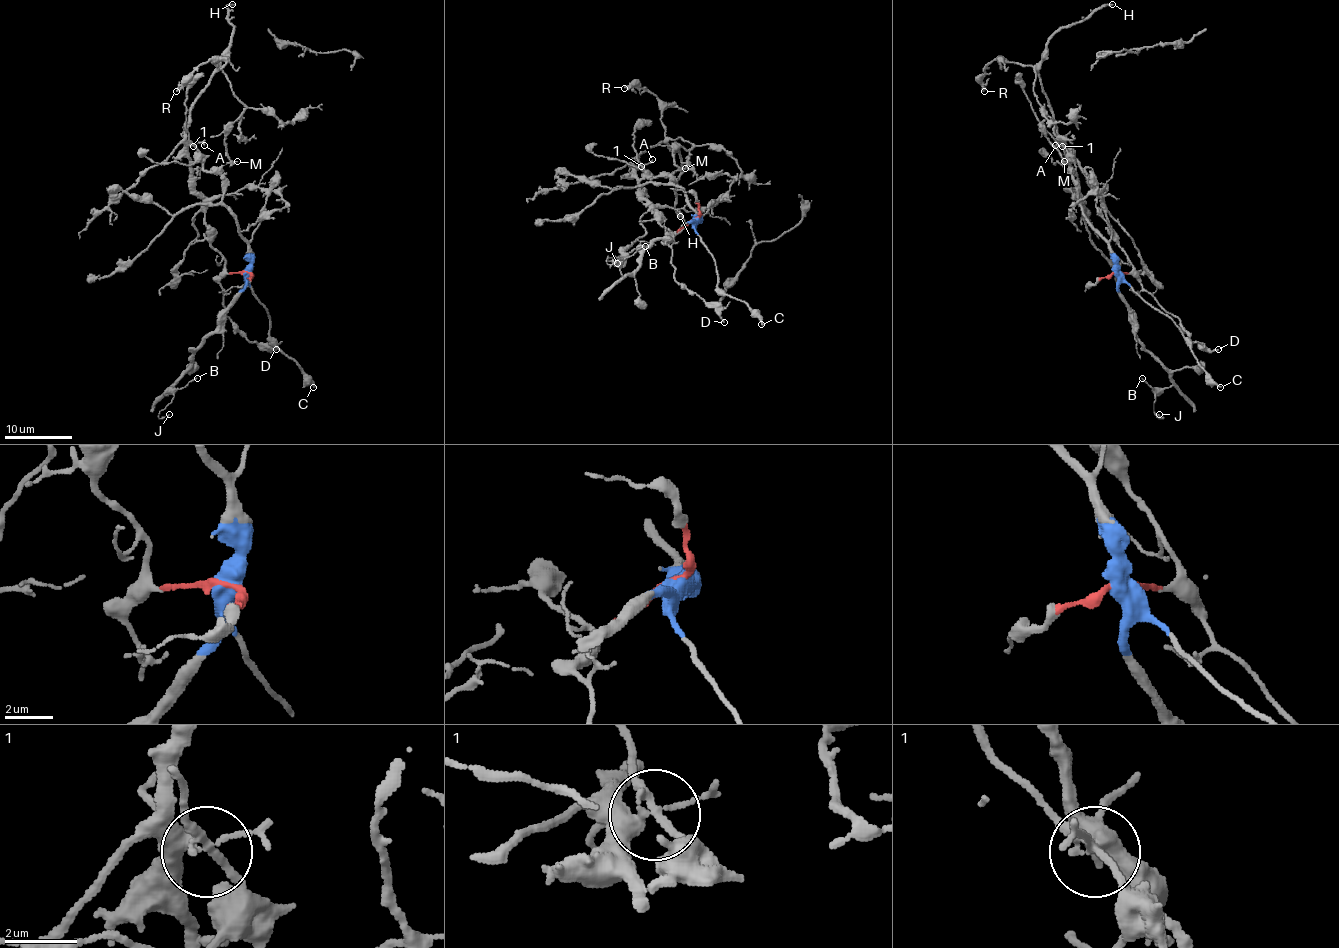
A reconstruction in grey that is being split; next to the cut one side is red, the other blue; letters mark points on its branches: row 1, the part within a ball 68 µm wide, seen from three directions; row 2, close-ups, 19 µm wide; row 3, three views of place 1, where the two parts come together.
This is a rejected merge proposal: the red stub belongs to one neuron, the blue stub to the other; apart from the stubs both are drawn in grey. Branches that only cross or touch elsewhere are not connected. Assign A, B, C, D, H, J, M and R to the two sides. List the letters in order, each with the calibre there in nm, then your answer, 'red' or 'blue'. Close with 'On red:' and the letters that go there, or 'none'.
A: 160 nm thick; red
B: 120 nm thick; blue
C: 220 nm thick; blue
D: 180 nm thick; red
H: 360 nm thick; red
J: 130 nm thick; blue
M: 180 nm thick; red
R: 160 nm thick; red
On red: A, D, H, M, R

